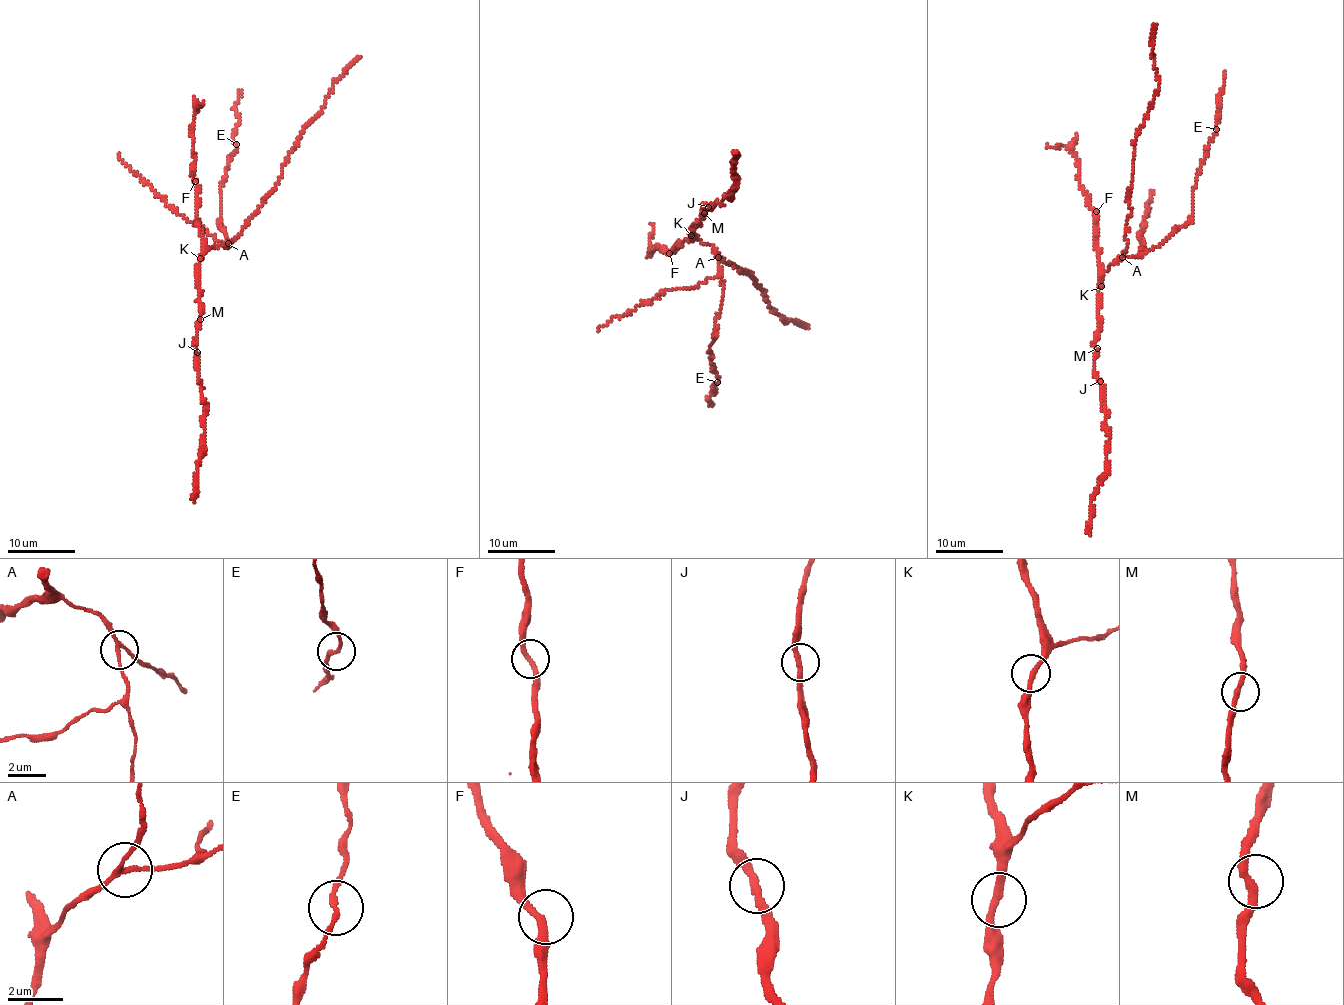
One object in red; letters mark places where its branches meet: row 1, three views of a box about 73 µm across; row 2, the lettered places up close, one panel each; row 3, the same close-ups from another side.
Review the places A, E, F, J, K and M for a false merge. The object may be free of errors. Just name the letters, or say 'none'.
none

